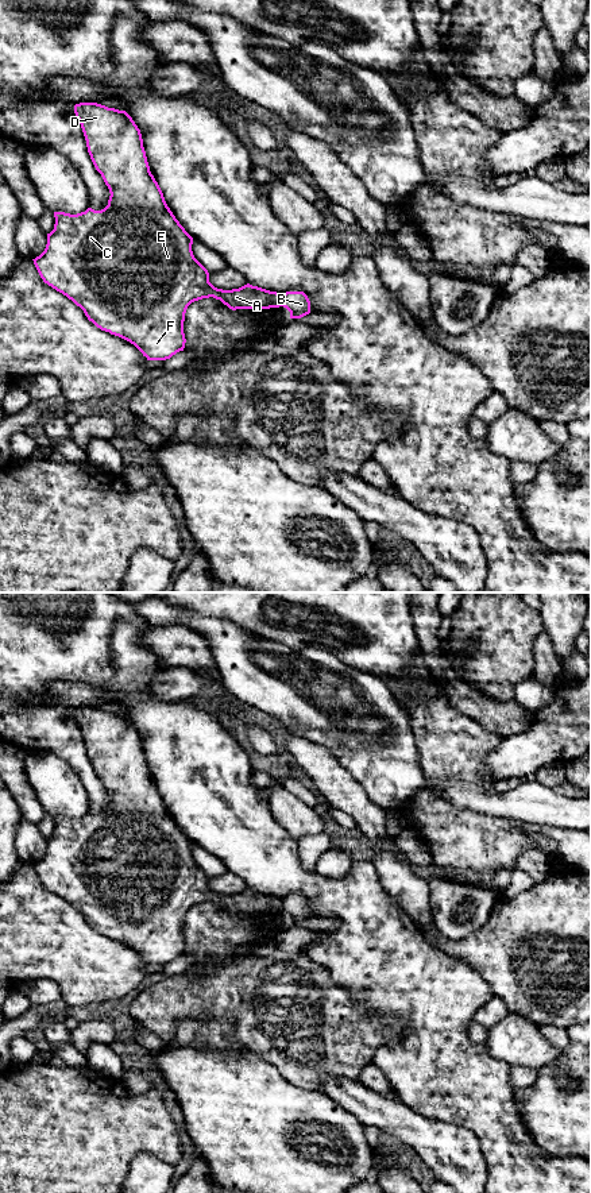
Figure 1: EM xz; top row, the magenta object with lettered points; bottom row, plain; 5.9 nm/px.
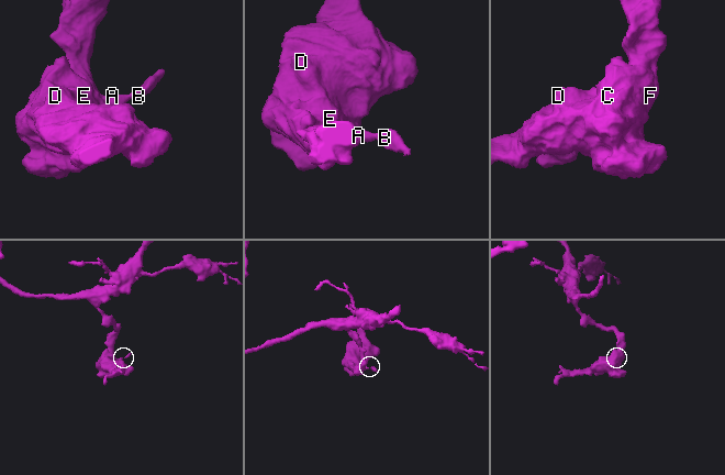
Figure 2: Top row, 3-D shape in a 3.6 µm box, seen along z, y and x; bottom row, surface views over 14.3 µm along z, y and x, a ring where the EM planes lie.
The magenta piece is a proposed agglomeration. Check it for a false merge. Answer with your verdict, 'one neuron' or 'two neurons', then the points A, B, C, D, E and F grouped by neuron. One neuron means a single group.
two neurons; A C D E F / B

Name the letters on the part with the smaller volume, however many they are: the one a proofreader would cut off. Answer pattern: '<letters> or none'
B

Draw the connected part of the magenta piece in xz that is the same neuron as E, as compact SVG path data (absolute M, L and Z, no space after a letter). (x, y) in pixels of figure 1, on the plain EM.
M97 707L74 710L90 764L109 794L108 810L101 815L88 812L70 819L54 816L54 834L47 838L45 856L34 869L45 888L80 911L89 926L101 935L134 949L147 965L166 965L185 953L184 926L188 911L213 901L229 914L270 914L282 911L281 899L250 888L232 895L215 892L208 875L194 862L193 842L167 811L163 798L150 776L140 734L125 715Z

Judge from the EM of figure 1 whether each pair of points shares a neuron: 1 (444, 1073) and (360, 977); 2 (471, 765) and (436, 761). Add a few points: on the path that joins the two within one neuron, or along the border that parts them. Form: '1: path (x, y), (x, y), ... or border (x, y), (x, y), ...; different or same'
1: path (437, 1046), (437, 1039), (387, 989); same
2: path (463, 763), (444, 761); same

